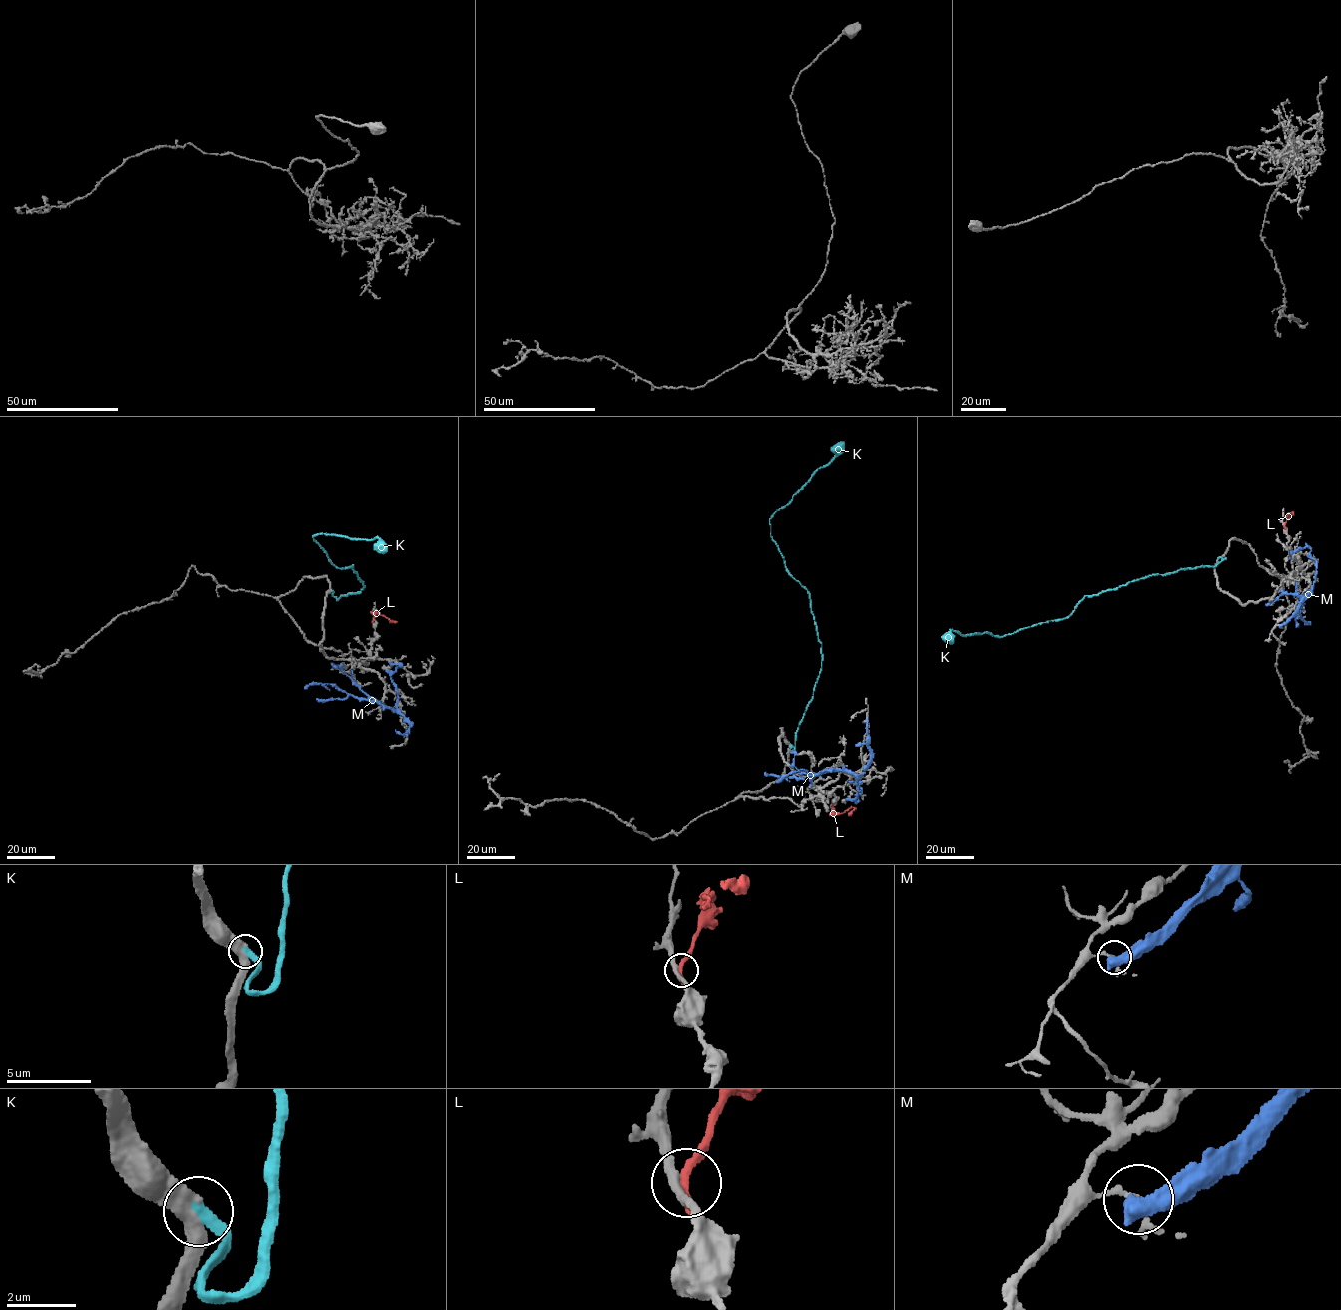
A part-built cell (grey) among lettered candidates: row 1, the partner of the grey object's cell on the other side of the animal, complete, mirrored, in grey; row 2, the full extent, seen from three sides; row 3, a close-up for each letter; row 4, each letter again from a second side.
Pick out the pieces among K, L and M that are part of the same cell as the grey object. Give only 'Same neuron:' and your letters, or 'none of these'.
Same neuron: K

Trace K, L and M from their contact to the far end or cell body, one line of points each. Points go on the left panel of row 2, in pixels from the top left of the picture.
K: (331, 591), (337, 599), (360, 592), (363, 581), (353, 565), (332, 564), (312, 536), (376, 537), (385, 550)
L: (374, 618), (374, 614), (380, 613), (395, 622), (389, 620)
M: (406, 735), (410, 723), (408, 719), (378, 702), (360, 699), (332, 684), (309, 684), (305, 688)

